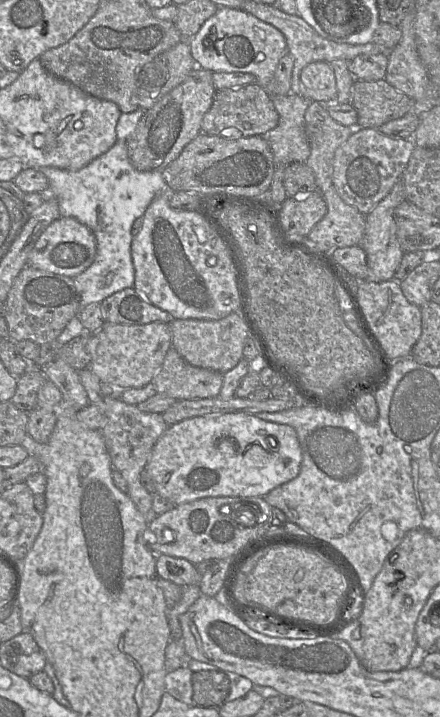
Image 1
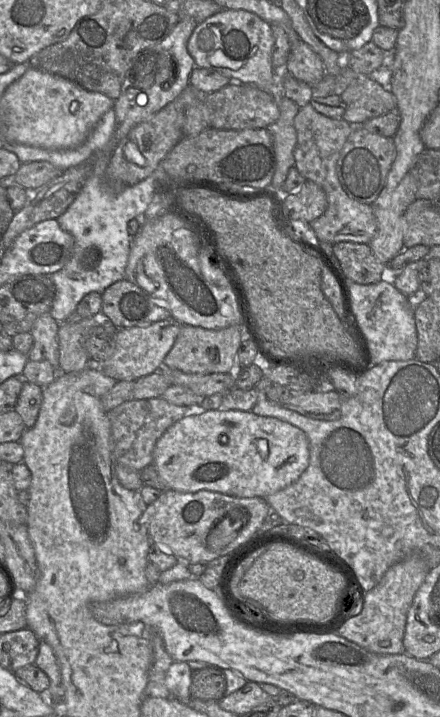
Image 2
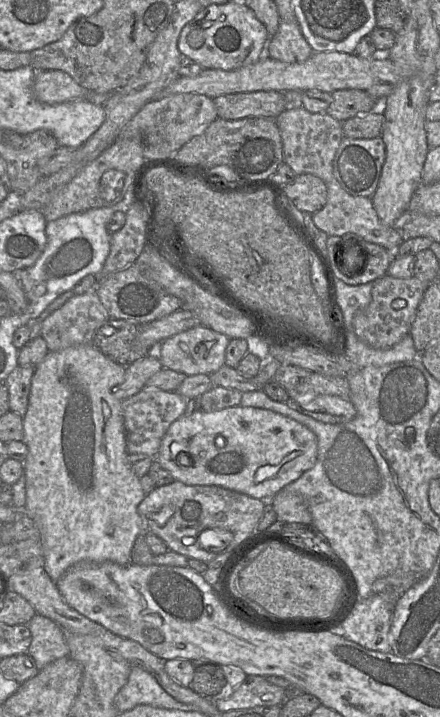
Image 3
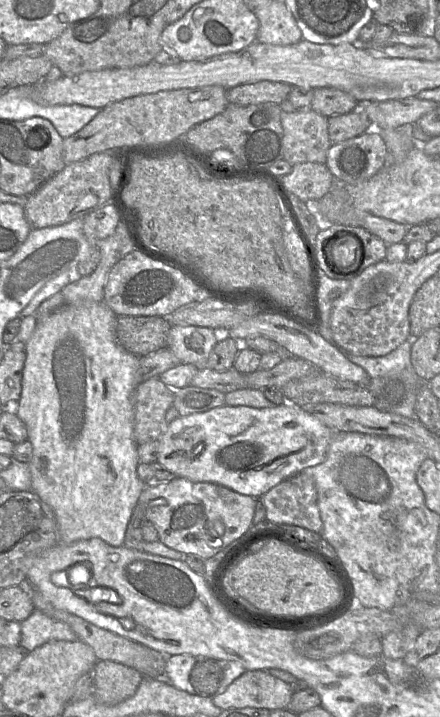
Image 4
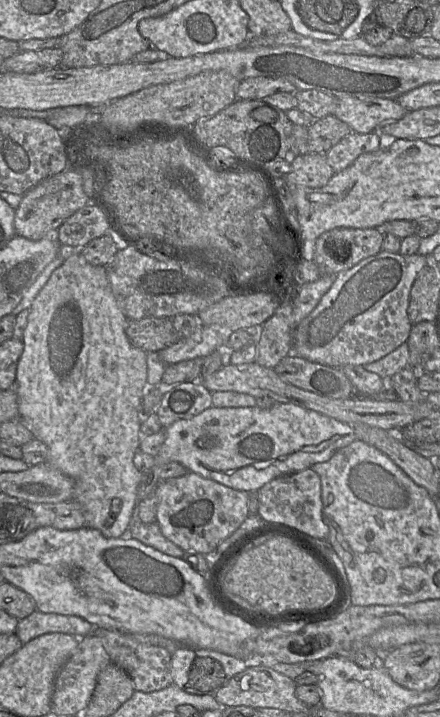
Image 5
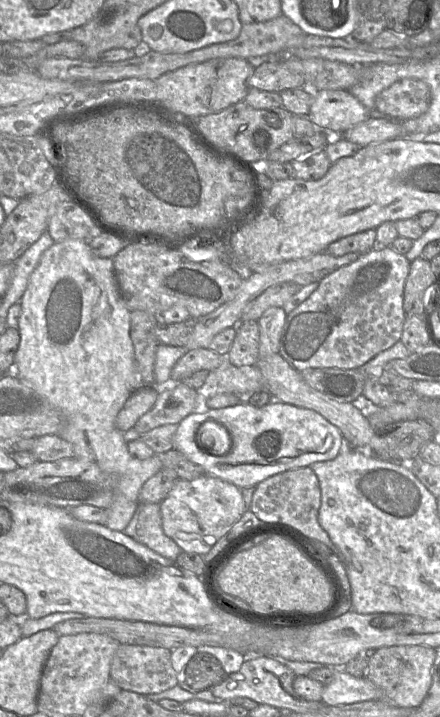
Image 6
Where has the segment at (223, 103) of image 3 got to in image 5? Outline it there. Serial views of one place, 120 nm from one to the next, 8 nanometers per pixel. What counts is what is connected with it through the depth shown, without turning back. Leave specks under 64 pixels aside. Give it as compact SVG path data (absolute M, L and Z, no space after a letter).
M257 76L242 80L236 96L237 100L263 100L278 92L296 93L297 90L294 84L285 79Z

